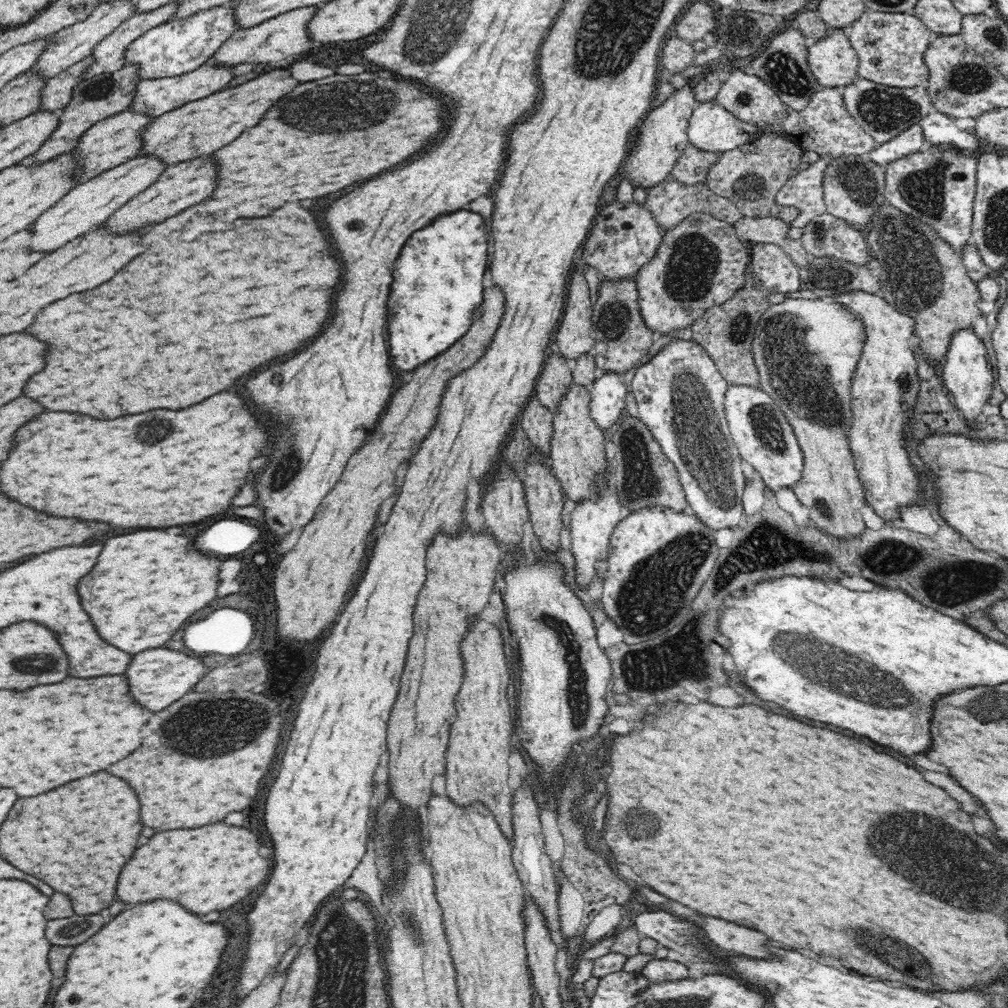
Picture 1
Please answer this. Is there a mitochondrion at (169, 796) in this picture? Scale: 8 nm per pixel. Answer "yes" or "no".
no

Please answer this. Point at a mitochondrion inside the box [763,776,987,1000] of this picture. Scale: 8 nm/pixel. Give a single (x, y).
(899, 956)

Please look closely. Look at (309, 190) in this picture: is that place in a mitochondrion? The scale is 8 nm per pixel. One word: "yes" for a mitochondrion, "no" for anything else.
no

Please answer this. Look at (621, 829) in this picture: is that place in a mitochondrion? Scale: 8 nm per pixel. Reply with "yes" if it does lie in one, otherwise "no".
yes

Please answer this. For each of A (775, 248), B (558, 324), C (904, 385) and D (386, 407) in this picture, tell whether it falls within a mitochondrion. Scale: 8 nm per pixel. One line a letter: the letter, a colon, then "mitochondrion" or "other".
A: other
B: other
C: mitochondrion
D: other

